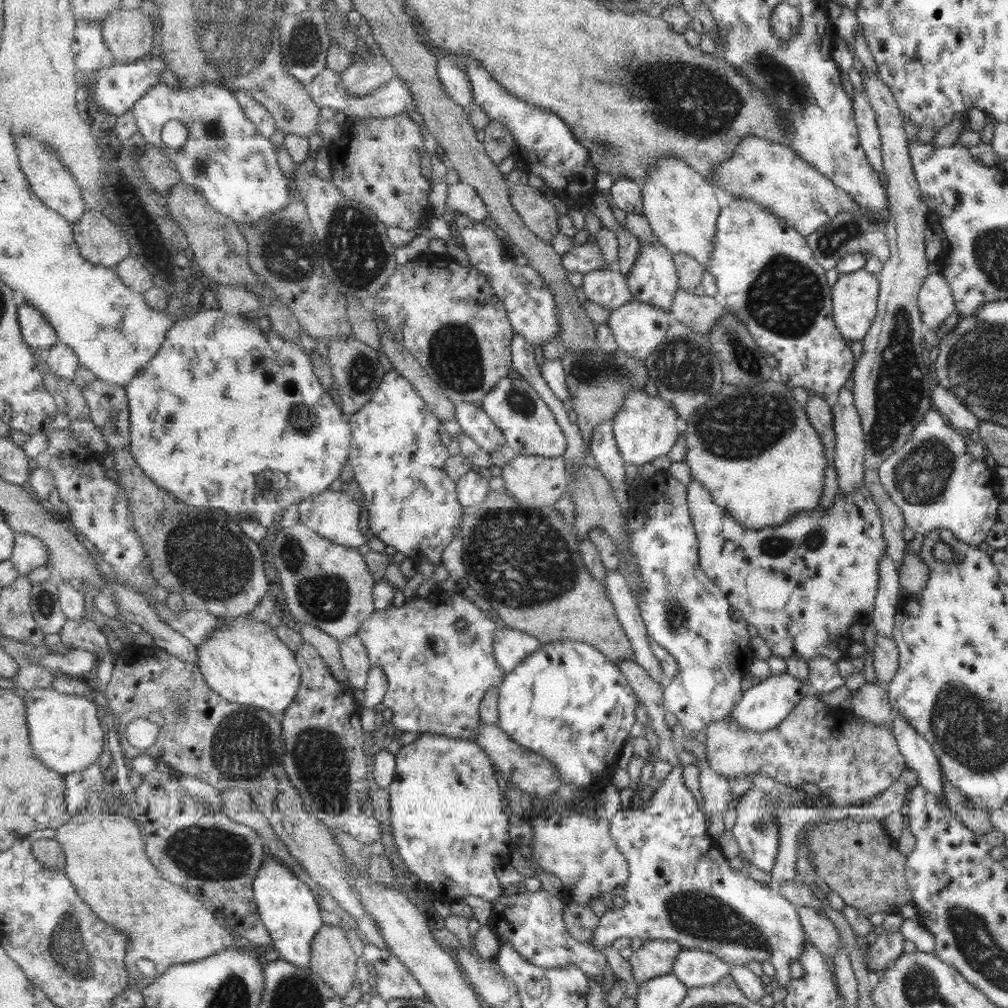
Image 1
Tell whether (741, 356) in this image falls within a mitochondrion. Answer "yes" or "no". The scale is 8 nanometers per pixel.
yes

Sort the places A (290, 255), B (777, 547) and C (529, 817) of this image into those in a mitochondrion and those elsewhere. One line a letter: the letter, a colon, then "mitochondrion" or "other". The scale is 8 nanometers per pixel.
A: mitochondrion
B: mitochondrion
C: other

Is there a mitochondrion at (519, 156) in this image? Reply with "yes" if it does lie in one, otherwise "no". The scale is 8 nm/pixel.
no

